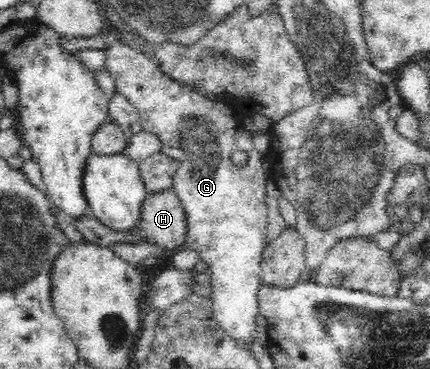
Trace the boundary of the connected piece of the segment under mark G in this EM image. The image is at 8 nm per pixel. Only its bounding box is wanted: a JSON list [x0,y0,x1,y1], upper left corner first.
[102,40,271,350]

